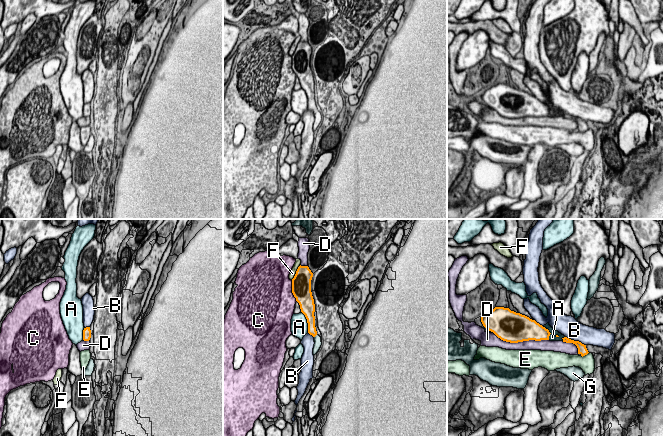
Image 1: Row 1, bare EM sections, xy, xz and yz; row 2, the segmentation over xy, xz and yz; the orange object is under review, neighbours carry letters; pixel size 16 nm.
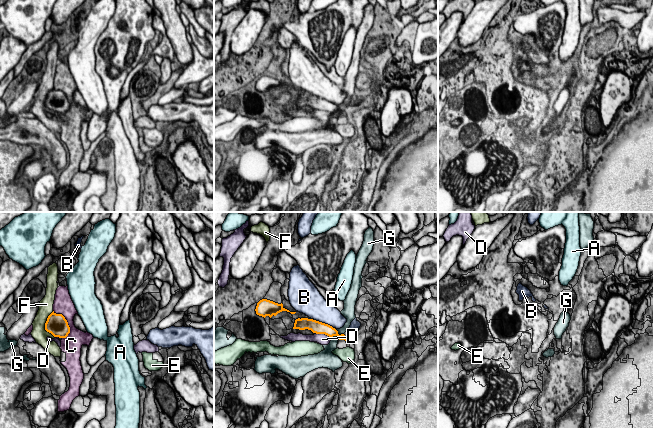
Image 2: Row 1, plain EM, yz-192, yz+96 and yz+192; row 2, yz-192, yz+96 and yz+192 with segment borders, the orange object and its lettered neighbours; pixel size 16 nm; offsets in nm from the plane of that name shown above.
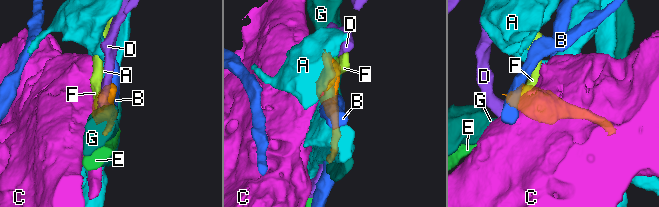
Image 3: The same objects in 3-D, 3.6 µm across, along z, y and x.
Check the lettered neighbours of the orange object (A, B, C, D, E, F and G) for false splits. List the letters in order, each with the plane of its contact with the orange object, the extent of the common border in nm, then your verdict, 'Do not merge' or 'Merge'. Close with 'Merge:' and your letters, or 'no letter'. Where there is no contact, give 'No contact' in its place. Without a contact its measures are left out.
A: Touches orange in xz. Shared border 380 nm. Do not merge
B: Touches orange in yz. Shared border 360 nm. Do not merge
C: Touches orange in xz. Shared border 360 nm. Do not merge
D: Touches orange in yz. Shared border 900 nm. Do not merge
E: Touches orange in yz. Shared border 140 nm. Do not merge
F: Touches orange in xz. Shared border 280 nm. Do not merge
G: Touches orange in xz. Shared border 70 nm. Merge
Merge: G

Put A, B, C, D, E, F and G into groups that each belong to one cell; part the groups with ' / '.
A / B E / C / D F / G

